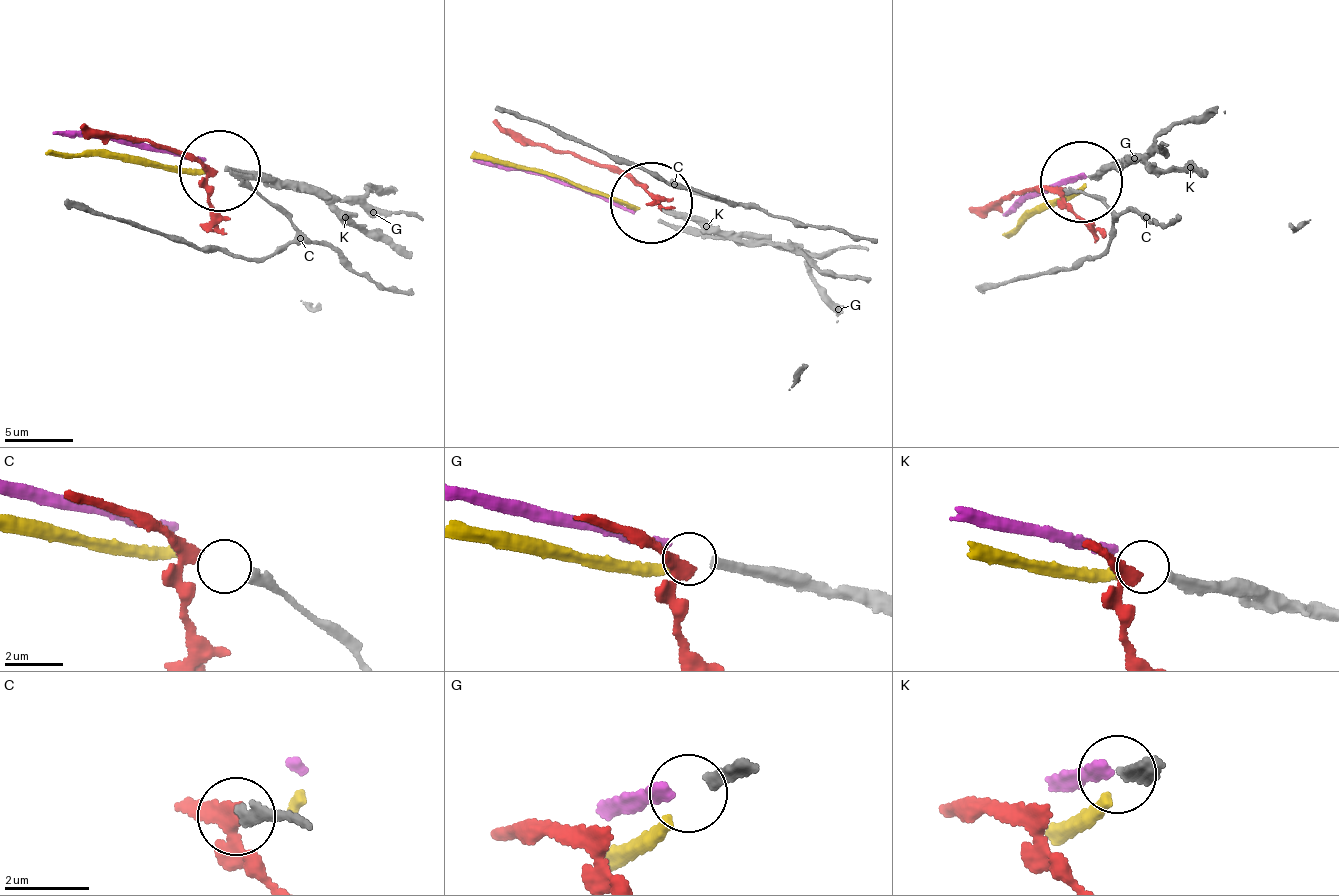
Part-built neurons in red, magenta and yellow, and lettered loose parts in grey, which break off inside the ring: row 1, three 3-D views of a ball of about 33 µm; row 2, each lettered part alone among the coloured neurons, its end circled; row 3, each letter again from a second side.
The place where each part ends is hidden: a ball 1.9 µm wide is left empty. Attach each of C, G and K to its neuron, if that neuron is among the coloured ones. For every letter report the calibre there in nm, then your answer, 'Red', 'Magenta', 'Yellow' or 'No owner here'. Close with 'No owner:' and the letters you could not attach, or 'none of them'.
C: Thickness 280 nm. No owner here
G: Thickness 240 nm. Magenta
K: Thickness 280 nm. Yellow
No owner: C

